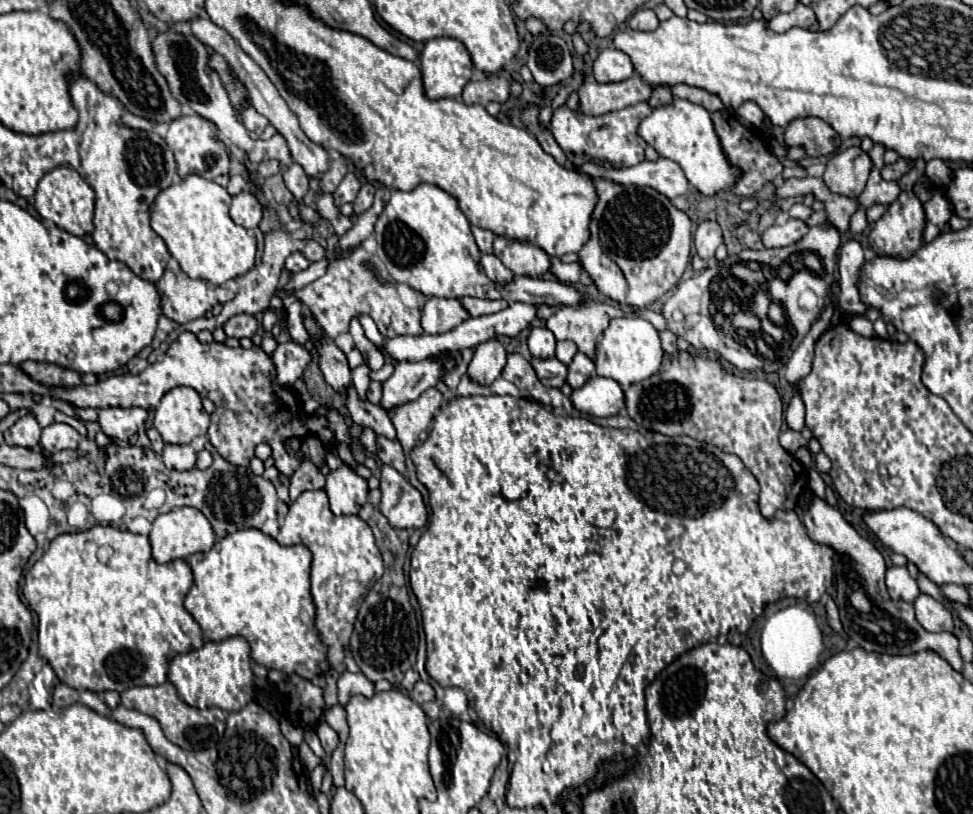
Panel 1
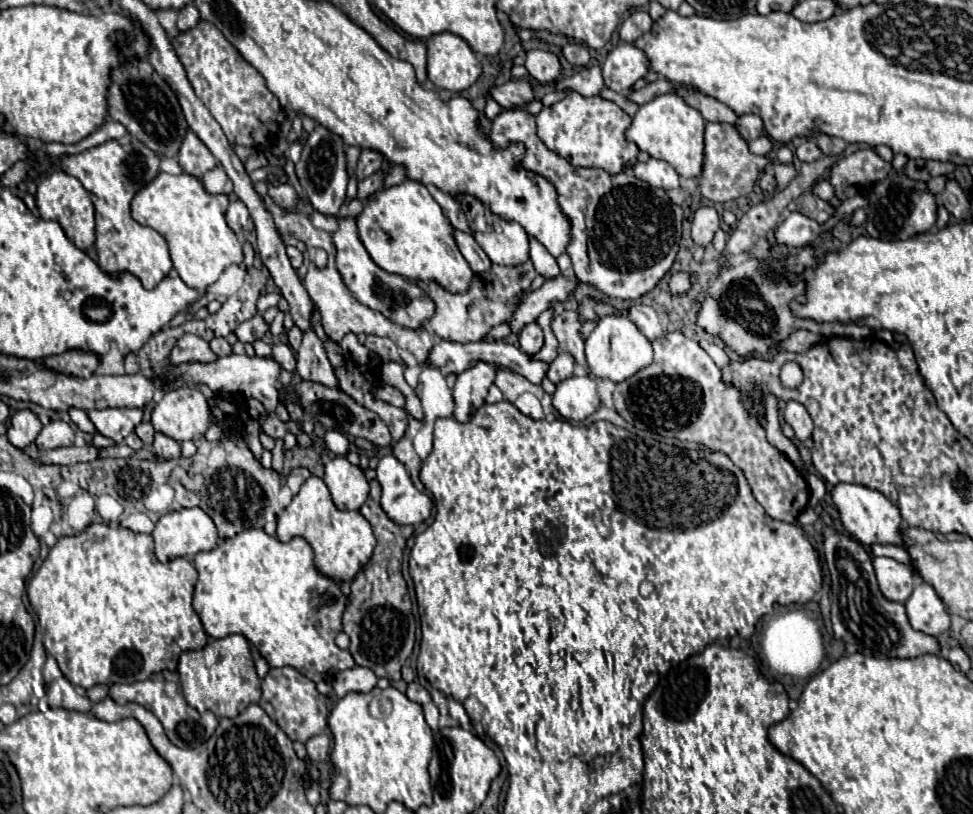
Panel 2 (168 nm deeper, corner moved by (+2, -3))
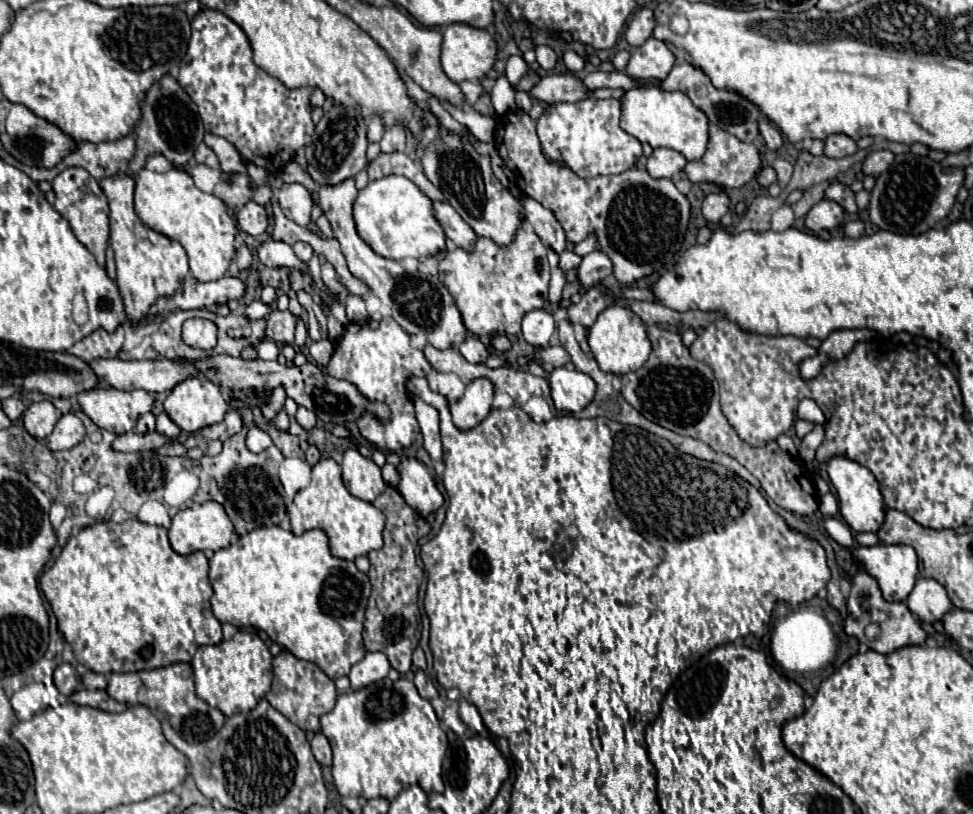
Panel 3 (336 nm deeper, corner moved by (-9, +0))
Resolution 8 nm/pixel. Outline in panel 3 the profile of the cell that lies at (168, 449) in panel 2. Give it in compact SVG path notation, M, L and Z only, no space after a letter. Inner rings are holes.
M159 413L157 415L157 431L161 435L167 435L167 437L177 437L181 433L181 429L169 419L167 413Z

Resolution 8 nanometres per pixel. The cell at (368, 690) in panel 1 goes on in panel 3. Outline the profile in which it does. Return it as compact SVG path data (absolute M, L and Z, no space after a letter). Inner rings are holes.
M365 653L363 661L357 661L353 667L351 667L351 673L349 673L349 679L351 679L351 689L363 689L367 687L369 683L375 683L379 679L385 679L387 673L389 673L391 665L387 661L387 655L385 653Z

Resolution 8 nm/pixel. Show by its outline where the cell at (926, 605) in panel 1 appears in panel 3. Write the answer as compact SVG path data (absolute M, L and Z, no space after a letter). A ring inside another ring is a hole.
M919 577L911 595L909 595L909 609L913 615L917 615L923 623L937 623L941 617L953 609L953 603L947 597L947 591L943 585L939 585L935 579Z

